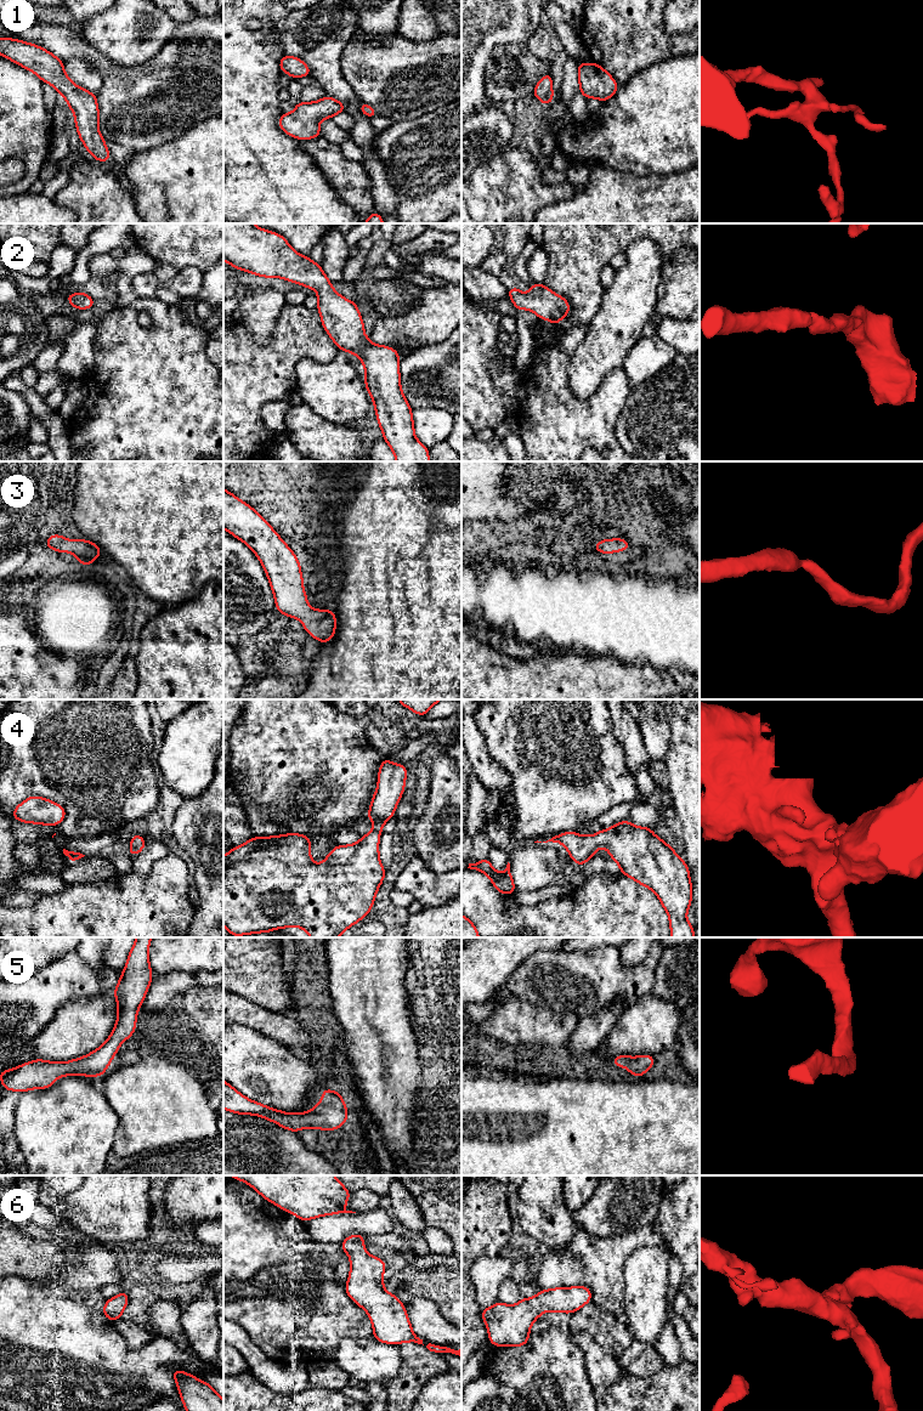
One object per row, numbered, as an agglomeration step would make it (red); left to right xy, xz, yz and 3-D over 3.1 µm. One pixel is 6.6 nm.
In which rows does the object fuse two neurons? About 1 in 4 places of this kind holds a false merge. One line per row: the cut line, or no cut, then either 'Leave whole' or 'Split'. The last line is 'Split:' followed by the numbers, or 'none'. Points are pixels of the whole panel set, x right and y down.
1: No split. Leave whole
2: No split. Leave whole
3: No split. Leave whole
4: No split. Leave whole
5: No split. Leave whole
6: No split. Leave whole
Split: none

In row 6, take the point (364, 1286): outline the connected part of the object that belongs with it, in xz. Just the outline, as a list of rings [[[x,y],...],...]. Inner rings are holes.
[[[355,1234],[340,1243],[350,1256],[351,1269],[345,1285],[347,1296],[367,1311],[376,1341],[396,1345],[403,1342],[423,1344],[412,1331],[404,1304],[384,1288],[386,1264],[364,1251],[364,1239],[364,1235]]]

